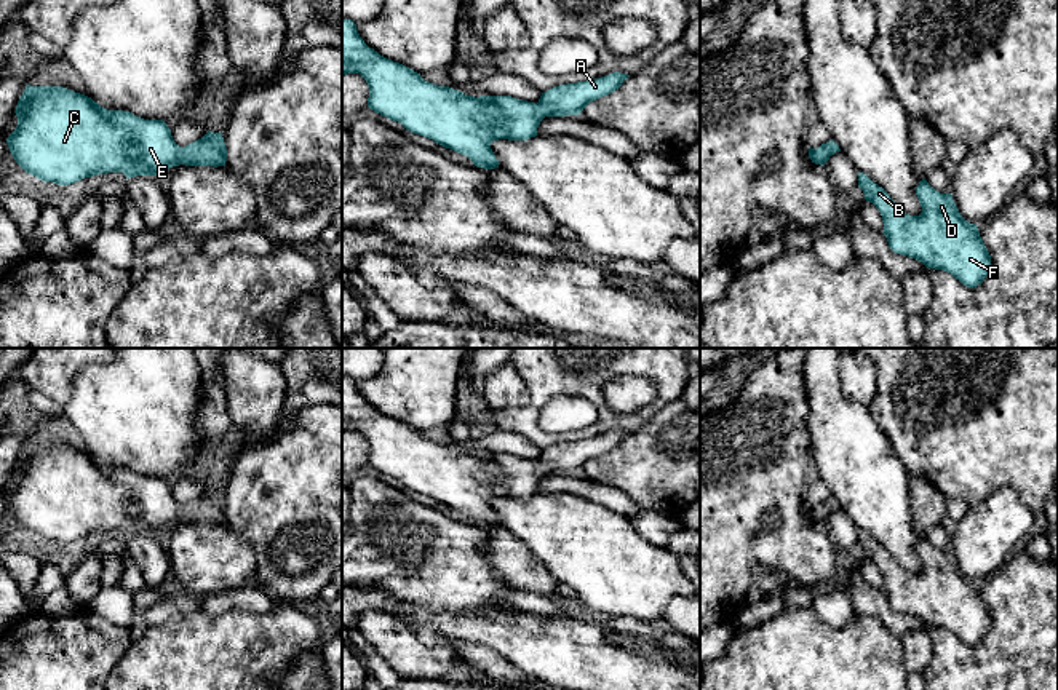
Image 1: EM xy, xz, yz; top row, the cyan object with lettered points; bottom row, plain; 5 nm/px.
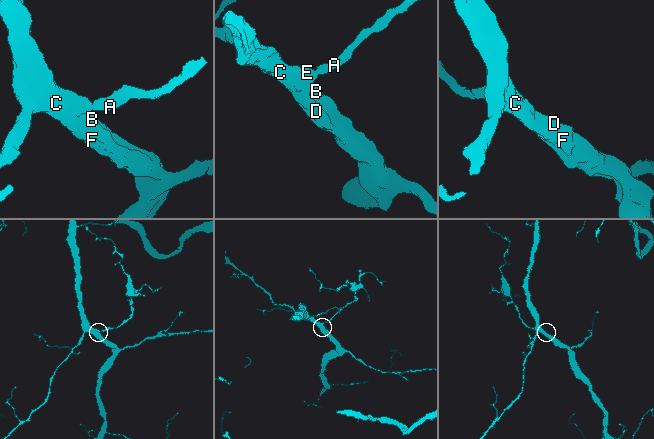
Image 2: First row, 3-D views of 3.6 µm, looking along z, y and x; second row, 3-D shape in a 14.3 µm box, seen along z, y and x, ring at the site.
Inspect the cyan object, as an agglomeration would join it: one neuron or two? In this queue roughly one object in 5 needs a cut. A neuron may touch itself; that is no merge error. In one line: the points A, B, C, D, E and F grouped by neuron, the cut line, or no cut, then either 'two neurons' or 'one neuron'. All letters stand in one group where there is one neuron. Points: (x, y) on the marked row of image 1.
A B C D E F; no cut; one neuron

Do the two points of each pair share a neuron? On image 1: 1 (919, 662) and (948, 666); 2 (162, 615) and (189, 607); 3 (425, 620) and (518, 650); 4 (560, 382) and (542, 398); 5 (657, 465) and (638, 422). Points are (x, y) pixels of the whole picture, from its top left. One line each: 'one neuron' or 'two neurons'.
1: two neurons
2: one neuron
3: one neuron
4: one neuron
5: two neurons

